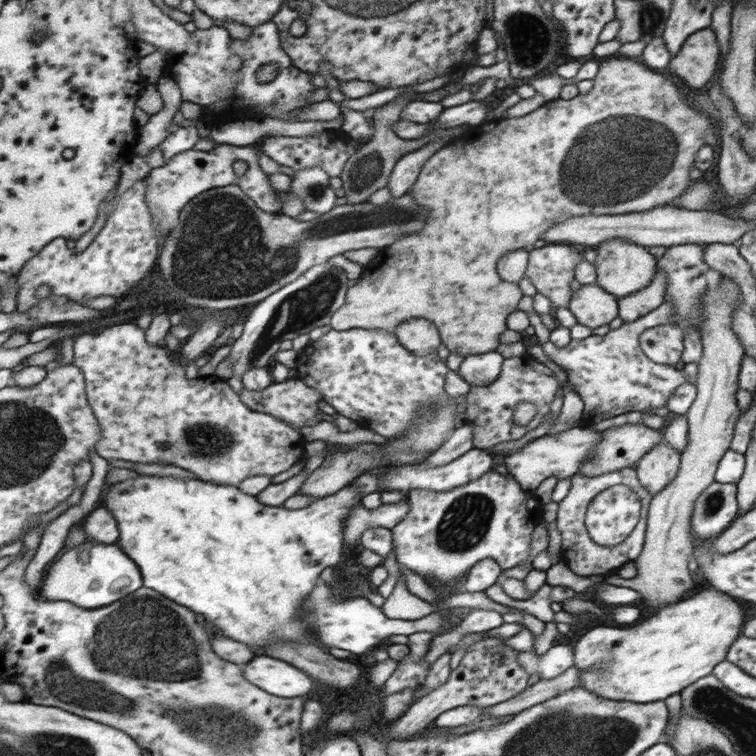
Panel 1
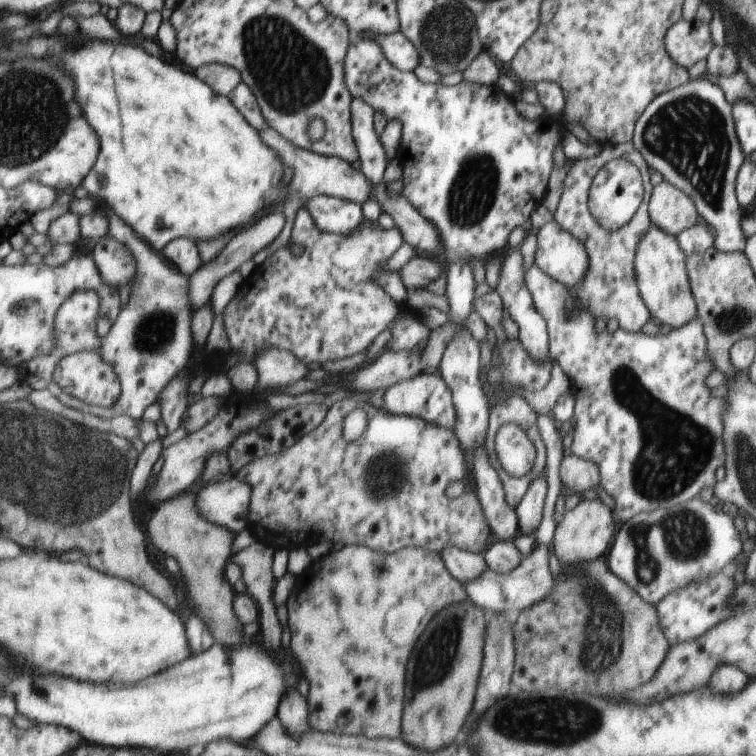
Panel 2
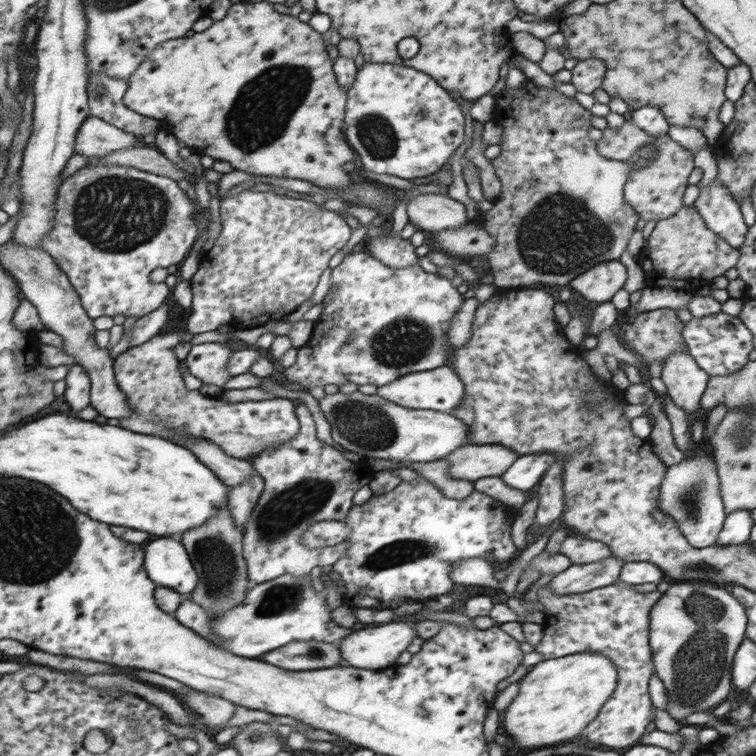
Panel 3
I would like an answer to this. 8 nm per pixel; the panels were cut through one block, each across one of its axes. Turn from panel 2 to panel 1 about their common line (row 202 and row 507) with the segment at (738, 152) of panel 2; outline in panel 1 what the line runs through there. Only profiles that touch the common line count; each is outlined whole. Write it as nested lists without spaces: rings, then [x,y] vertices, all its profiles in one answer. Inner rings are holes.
[[[714,482],[693,511],[692,531],[699,542],[714,541],[738,518],[736,485]]]

